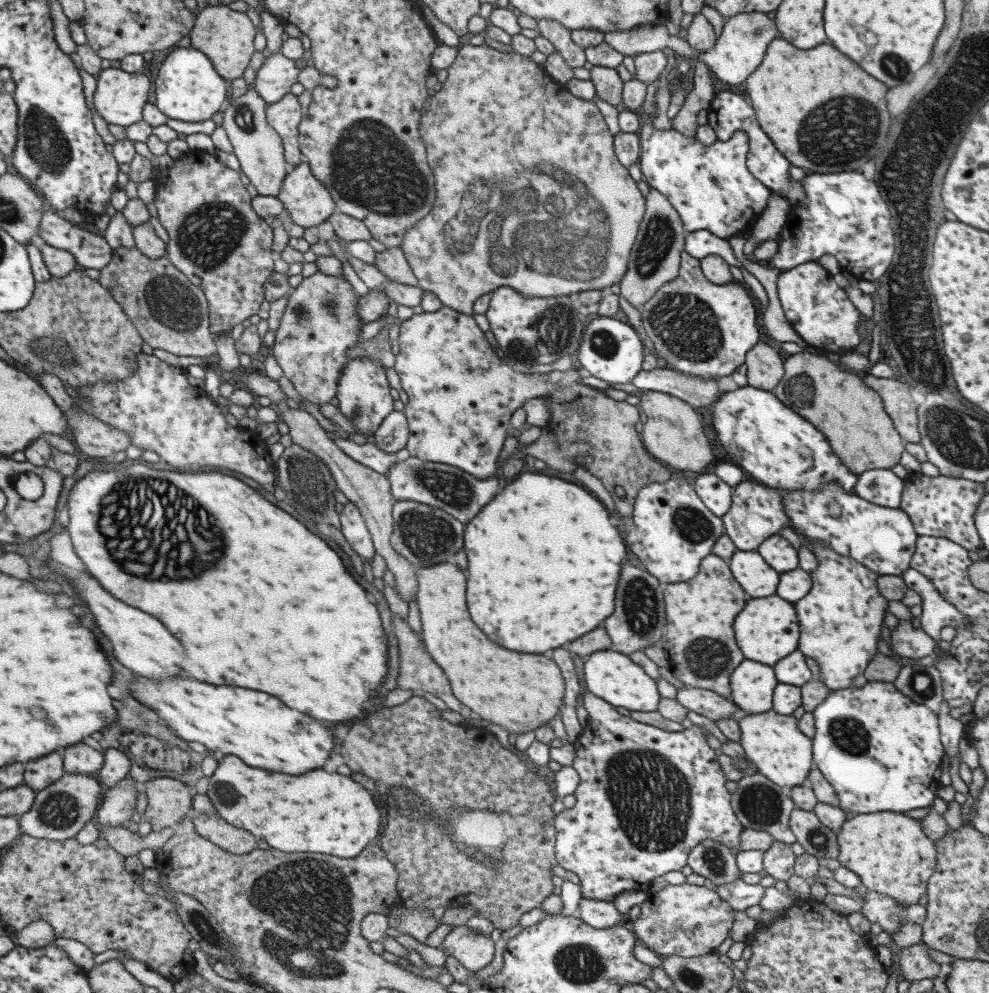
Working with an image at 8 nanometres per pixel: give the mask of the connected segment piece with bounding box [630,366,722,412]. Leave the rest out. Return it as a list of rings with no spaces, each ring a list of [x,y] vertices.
[[[661,366],[639,371],[631,384],[638,393],[645,391],[664,392],[686,402],[694,409],[706,412],[722,393],[717,385],[718,378],[701,378]]]

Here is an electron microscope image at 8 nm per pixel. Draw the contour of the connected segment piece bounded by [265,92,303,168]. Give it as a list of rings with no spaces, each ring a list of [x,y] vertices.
[[[290,92],[266,106],[266,124],[280,136],[284,159],[290,168],[303,161],[298,147],[298,125],[302,116],[303,108],[297,102],[296,96]]]

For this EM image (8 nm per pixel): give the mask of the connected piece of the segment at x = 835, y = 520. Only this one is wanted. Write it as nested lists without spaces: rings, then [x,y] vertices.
[[[835,480],[822,484],[818,490],[807,492],[804,489],[788,490],[779,488],[777,492],[782,496],[785,516],[789,518],[789,524],[793,531],[804,539],[815,539],[815,542],[823,544],[825,548],[831,548],[837,556],[847,556],[856,563],[862,564],[866,569],[876,572],[878,576],[903,576],[902,572],[909,568],[914,554],[917,540],[915,530],[909,518],[900,507],[887,508],[871,504],[863,500],[855,493],[845,494],[845,491]]]

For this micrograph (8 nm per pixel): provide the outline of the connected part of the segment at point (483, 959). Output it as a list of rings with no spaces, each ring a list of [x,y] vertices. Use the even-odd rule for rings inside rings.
[[[460,925],[452,926],[452,930],[445,935],[440,948],[457,960],[468,971],[479,971],[491,962],[494,953],[493,935],[485,935],[473,928]]]

